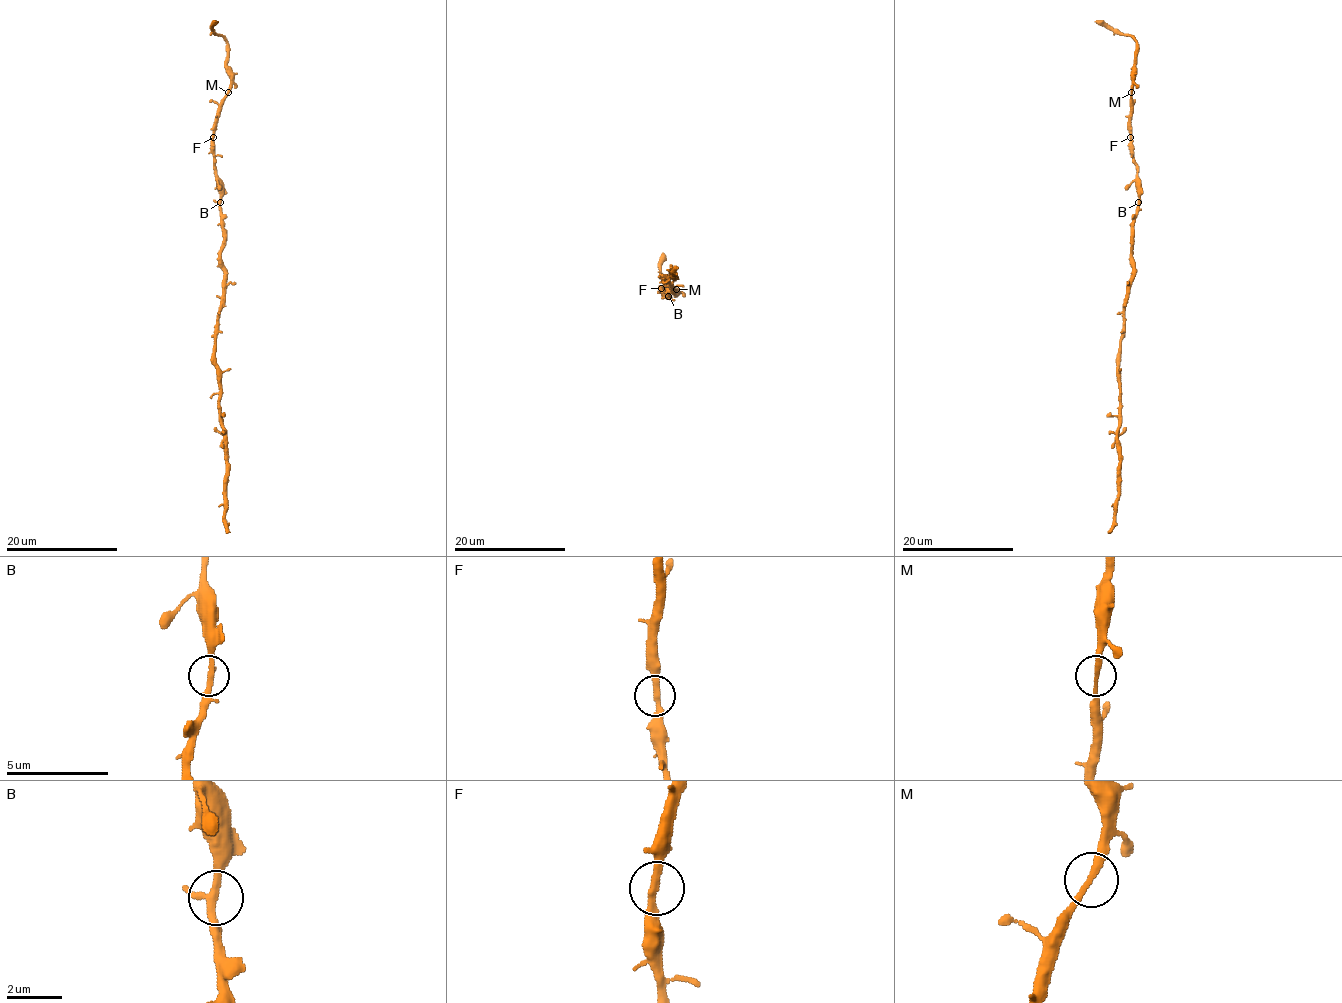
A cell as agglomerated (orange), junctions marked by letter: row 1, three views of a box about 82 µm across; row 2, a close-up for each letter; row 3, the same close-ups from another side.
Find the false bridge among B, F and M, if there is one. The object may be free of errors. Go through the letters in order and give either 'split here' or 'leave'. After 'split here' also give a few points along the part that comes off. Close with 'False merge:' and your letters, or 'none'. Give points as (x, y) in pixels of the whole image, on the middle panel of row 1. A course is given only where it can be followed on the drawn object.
B: leave
F: leave
M: leave
False merge: none

